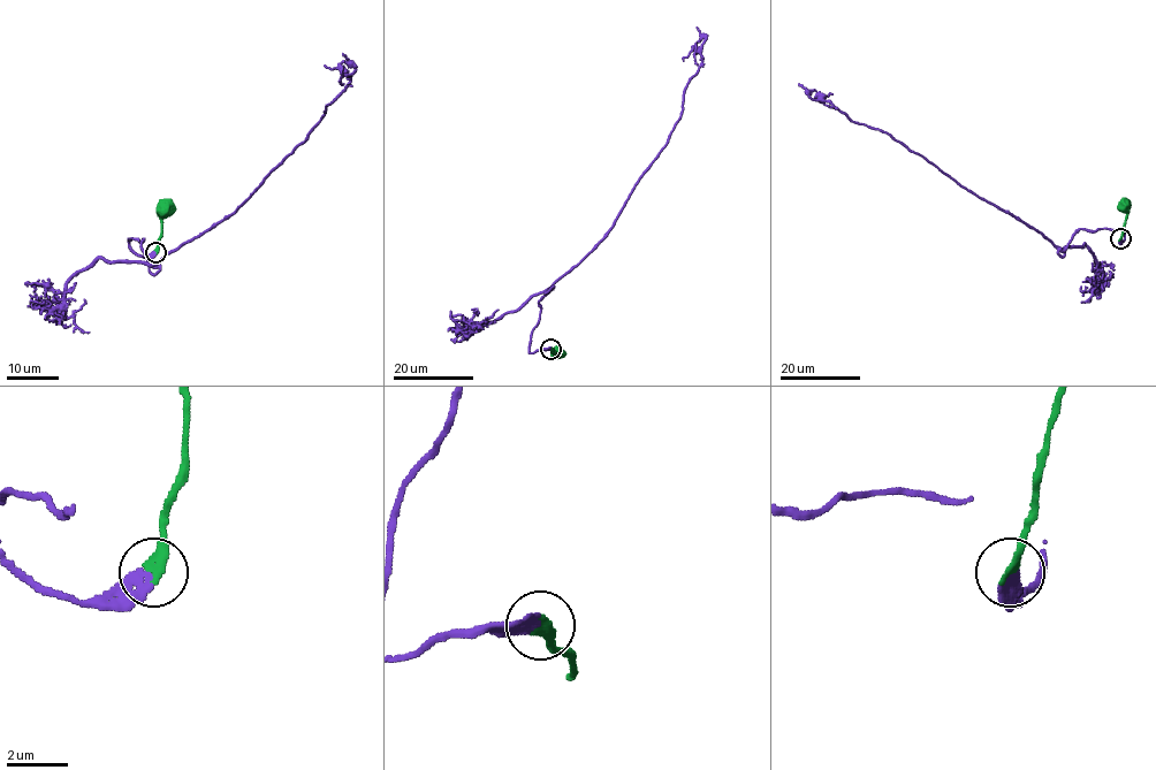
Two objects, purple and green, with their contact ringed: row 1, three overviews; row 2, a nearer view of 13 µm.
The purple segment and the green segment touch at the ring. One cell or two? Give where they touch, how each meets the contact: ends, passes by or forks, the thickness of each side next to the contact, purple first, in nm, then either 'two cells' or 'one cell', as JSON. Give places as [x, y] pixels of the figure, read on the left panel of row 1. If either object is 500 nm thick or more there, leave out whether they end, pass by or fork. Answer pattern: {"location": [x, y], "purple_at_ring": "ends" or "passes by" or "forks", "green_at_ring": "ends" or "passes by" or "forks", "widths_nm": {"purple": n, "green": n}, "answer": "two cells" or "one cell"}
{"location": [156, 252], "purple_at_ring": "ends", "green_at_ring": "ends", "widths_nm": {"purple": 260, "green": 300}, "answer": "one cell"}

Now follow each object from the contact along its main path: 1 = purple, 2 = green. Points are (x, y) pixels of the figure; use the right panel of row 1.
1: (1120, 239), (1122, 230), (1079, 229), (1059, 249), (885, 132), (854, 122), (798, 83)
2: (1120, 239), (1126, 216), (1123, 205)

